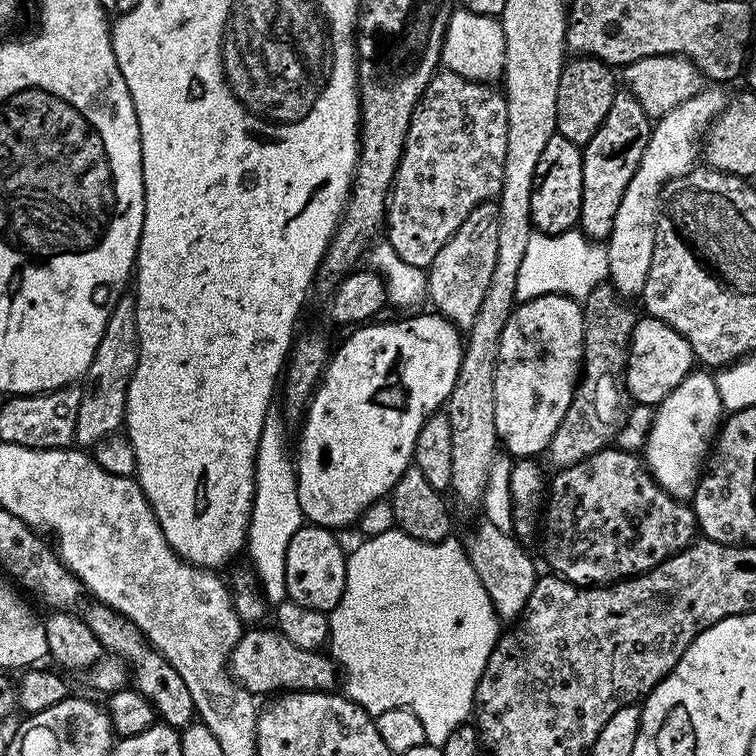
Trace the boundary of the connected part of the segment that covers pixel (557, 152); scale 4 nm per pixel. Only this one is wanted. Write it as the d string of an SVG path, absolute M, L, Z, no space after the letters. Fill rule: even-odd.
M554 135L538 157L536 181L530 194L533 229L546 235L560 235L575 229L580 222L583 190L583 151L568 138Z

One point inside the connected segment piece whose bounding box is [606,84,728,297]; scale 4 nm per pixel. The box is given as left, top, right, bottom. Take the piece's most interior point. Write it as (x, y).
(675, 139)

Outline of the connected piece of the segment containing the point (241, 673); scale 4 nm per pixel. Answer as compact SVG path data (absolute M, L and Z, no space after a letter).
M260 626L249 627L230 653L230 675L240 687L253 694L259 692L276 694L281 690L294 692L328 690L333 687L332 683L335 680L337 683L338 676L334 671L333 661L323 651L300 649L281 632L277 630L263 632L262 629Z

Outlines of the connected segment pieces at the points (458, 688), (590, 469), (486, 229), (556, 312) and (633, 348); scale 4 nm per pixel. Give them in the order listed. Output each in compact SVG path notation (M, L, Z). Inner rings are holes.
M393 530L371 537L370 544L372 544L372 560L360 560L357 564L355 561L354 564L356 604L351 604L351 602L340 604L328 616L328 639L330 647L332 646L331 659L335 661L342 673L342 684L344 680L345 688L343 691L349 700L353 700L359 708L365 708L369 716L373 718L381 716L386 710L395 708L414 710L414 714L418 714L418 718L422 722L425 741L442 748L450 734L460 725L469 723L470 717L473 715L474 705L477 703L476 687L479 686L482 674L486 670L486 662L490 658L490 654L497 651L496 639L500 636L501 621L492 608L490 598L486 594L474 566L468 560L465 545L459 544L455 538L442 540L439 544L424 544L420 540L413 541L405 532Z
M609 446L568 468L559 469L555 475L546 488L546 507L538 537L544 560L552 567L549 569L571 584L603 586L630 576L641 576L697 539L696 513L655 480L639 455Z
M489 202L479 204L458 226L458 230L438 250L434 262L429 264L427 271L427 299L432 302L439 315L446 317L451 324L456 325L461 330L467 330L472 327L474 318L478 318L478 306L482 306L482 298L486 298L486 290L490 287L490 277L494 275L494 262L498 258L498 210L496 204Z
M546 295L521 303L513 307L512 316L506 322L506 330L502 330L502 338L496 355L496 373L494 374L494 422L496 435L505 453L516 458L536 458L547 453L550 438L554 438L554 430L558 430L558 422L566 415L566 410L576 393L576 382L580 379L580 370L584 363L584 309L581 301L566 296Z
M644 314L637 319L635 326L632 328L632 337L628 343L628 361L624 367L624 386L629 397L632 396L637 400L635 402L640 406L660 406L670 393L675 390L679 384L686 379L688 374L693 371L694 357L690 350L690 344L678 330L666 326L658 318Z

